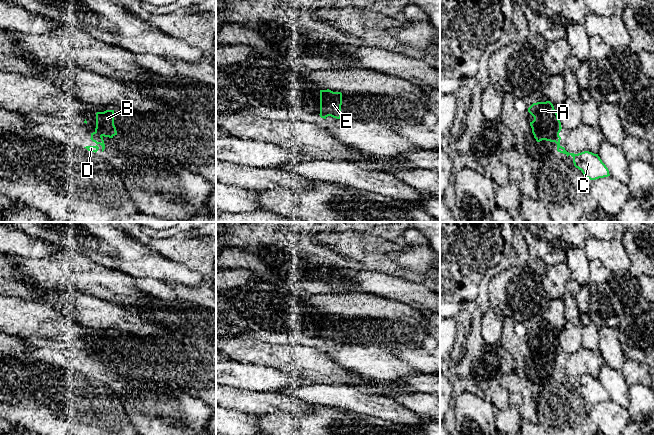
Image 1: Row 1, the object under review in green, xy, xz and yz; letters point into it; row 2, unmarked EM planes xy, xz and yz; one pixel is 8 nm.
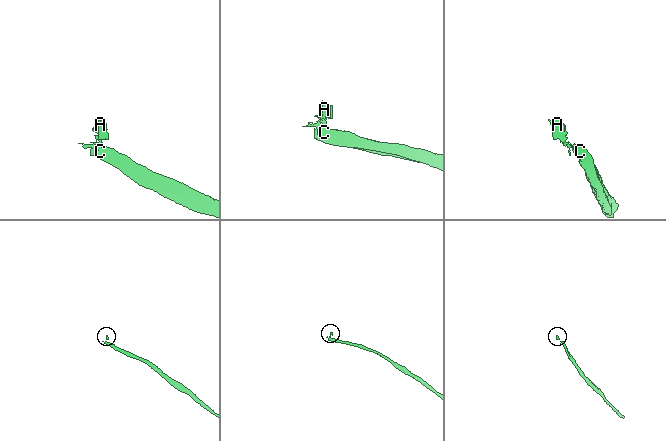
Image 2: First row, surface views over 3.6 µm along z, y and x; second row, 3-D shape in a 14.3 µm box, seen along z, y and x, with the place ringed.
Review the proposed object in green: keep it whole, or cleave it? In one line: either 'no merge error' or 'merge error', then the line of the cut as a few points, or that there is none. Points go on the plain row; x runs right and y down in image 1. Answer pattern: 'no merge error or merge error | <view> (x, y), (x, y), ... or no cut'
merge error | yz (560, 349), (553, 365)

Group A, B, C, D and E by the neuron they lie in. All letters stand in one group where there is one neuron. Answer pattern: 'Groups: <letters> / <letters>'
Groups: A B E / C D

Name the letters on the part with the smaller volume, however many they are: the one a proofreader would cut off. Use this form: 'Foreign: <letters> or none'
Foreign: A, B, E

